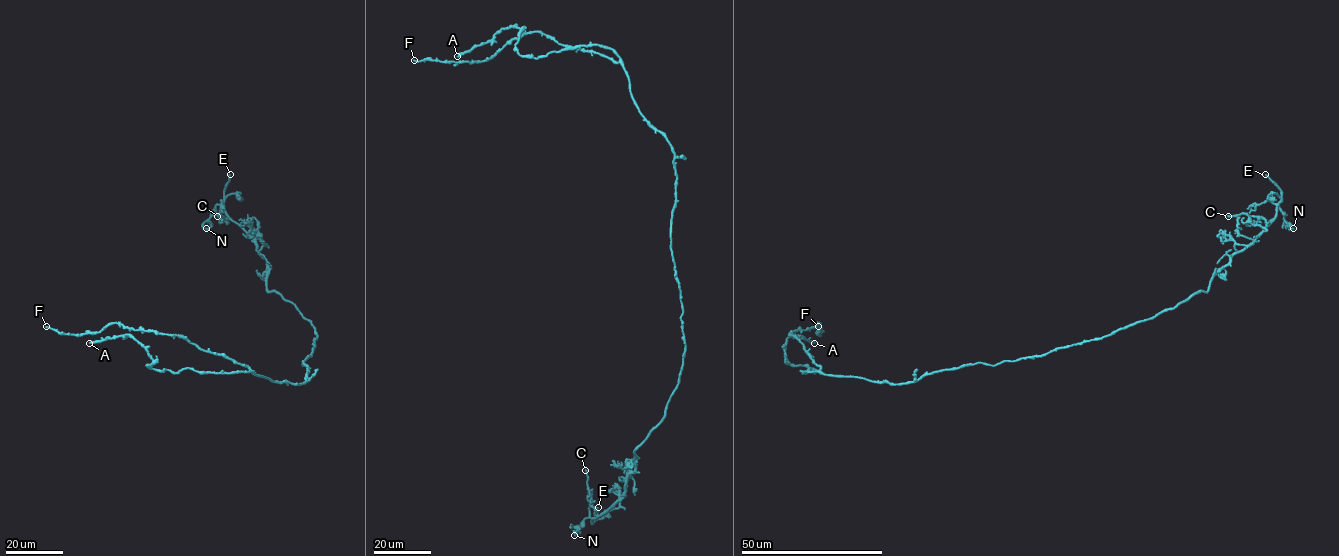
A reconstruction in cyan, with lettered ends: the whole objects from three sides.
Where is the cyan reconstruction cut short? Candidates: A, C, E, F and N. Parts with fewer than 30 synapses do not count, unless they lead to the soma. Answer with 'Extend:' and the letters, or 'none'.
Extend: A, F

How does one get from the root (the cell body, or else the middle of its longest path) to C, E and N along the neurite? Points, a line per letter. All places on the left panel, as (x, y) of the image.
C: (303, 364), (312, 353), (316, 330), (293, 304), (268, 291), (267, 263), (256, 241), (237, 224), (217, 216)
E: (303, 364), (312, 353), (316, 330), (293, 304), (268, 291), (266, 261), (225, 210), (230, 174)
N: (303, 364), (316, 330), (293, 304), (268, 291), (267, 263), (256, 241), (222, 204), (206, 228)

